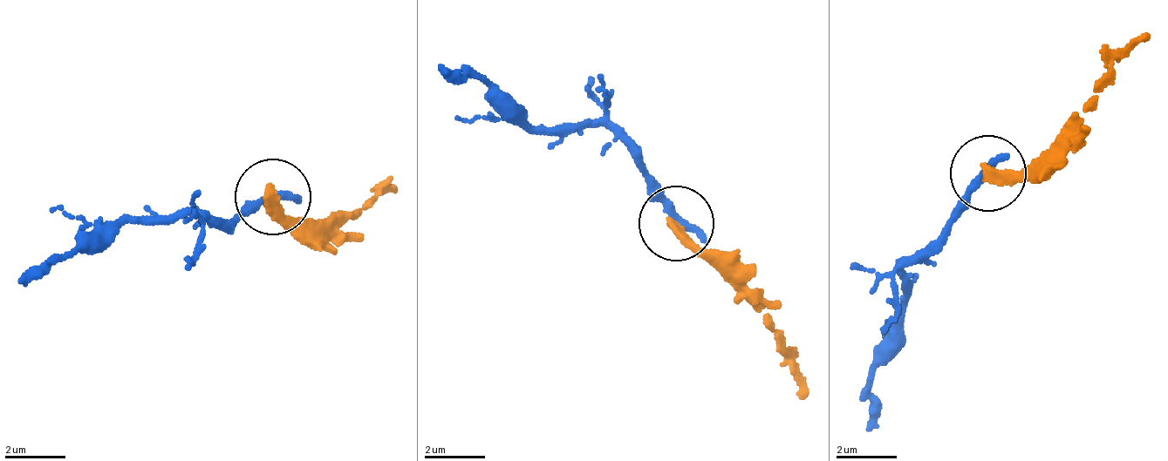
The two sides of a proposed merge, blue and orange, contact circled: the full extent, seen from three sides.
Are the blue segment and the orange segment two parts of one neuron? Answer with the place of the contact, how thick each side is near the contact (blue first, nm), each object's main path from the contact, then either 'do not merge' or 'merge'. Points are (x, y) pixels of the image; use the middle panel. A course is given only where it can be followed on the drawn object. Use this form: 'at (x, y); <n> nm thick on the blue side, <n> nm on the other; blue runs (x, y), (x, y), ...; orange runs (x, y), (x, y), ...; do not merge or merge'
at (676, 223); 360 nm thick on the blue side, 360 nm on the other; blue runs (678, 226), (609, 127), (522, 123), (440, 64); orange runs (678, 226), (701, 251), (743, 281), (802, 399); do not merge

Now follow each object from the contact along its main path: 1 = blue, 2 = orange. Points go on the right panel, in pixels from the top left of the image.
1: (990, 171), (908, 262), (898, 311), (864, 428)
2: (990, 171), (1024, 169), (1150, 37)

